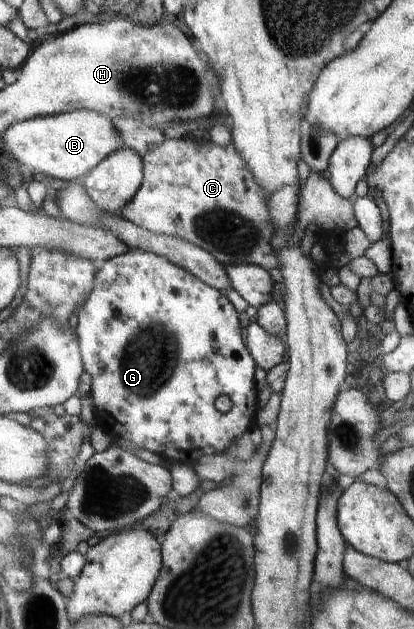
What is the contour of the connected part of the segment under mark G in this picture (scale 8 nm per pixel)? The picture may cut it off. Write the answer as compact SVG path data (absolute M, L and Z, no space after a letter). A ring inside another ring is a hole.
M130 250L128 253L116 256L102 263L95 273L95 282L92 283L92 291L82 306L80 319L76 327L76 335L79 339L80 357L84 362L84 369L92 378L91 395L98 413L104 413L114 427L114 434L120 434L142 449L148 449L152 453L173 462L195 464L200 458L214 453L226 452L248 427L252 425L252 417L258 411L258 395L254 387L254 375L256 375L256 362L252 359L251 351L248 351L247 343L240 337L240 323L238 313L232 307L232 303L209 284L192 275L190 271L171 262L164 256L142 250ZM219 395L226 395L232 401L232 407L227 413L221 413L216 409L214 401Z

